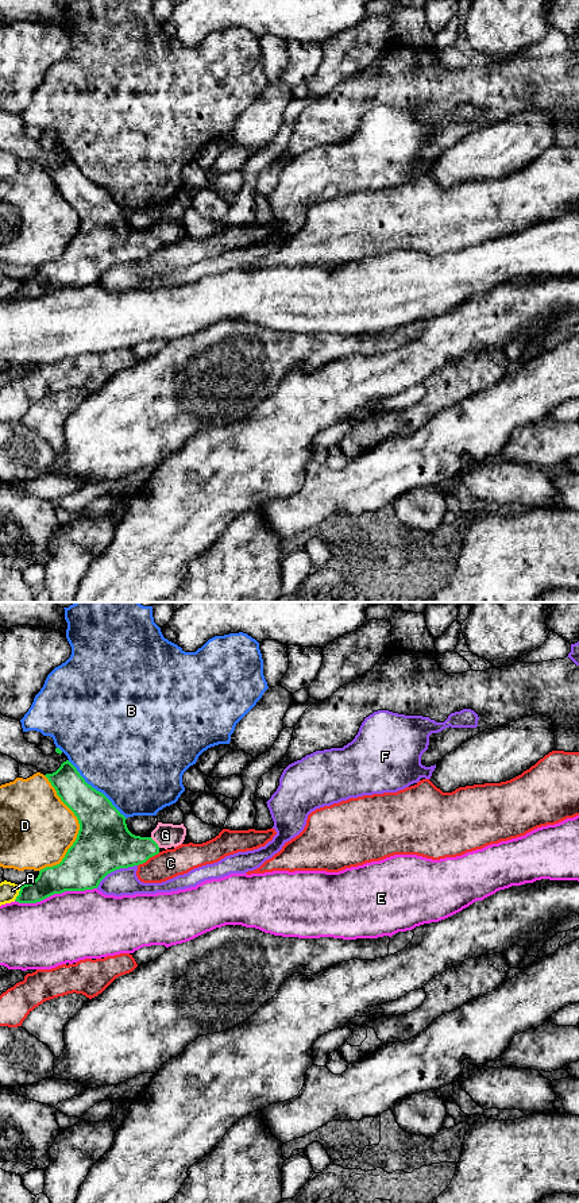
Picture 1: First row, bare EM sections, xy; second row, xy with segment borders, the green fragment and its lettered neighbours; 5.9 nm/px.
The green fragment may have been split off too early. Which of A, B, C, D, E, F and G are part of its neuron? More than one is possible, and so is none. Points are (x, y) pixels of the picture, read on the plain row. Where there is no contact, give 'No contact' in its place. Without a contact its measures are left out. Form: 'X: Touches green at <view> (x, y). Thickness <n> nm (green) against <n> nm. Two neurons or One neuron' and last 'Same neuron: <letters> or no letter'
A: Touches green at xy (19, 289). Thickness 170 nm (green) against 110 nm. Two neurons
B: Touches green at xy (95, 184). Thickness 280 nm (green) against 500 nm. Two neurons
C: Touches green at xy (149, 253). Thickness 300 nm (green) against 170 nm. Two neurons
D: Touches green at xy (80, 224). Thickness 340 nm (green) against 420 nm. Two neurons
E: Touches green at xy (56, 288). Thickness 280 nm (green) against 420 nm. Two neurons
F: Touches green at xy (115, 265). Thickness 340 nm (green) against 160 nm. Two neurons
G: Touches green at xy (155, 238). Thickness 260 nm (green) against 140 nm. One neuron
Same neuron: G

